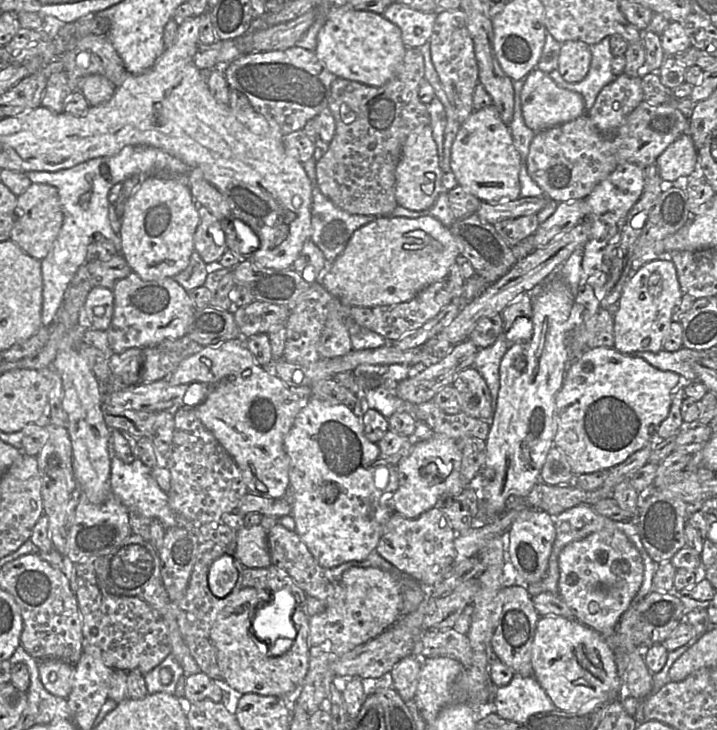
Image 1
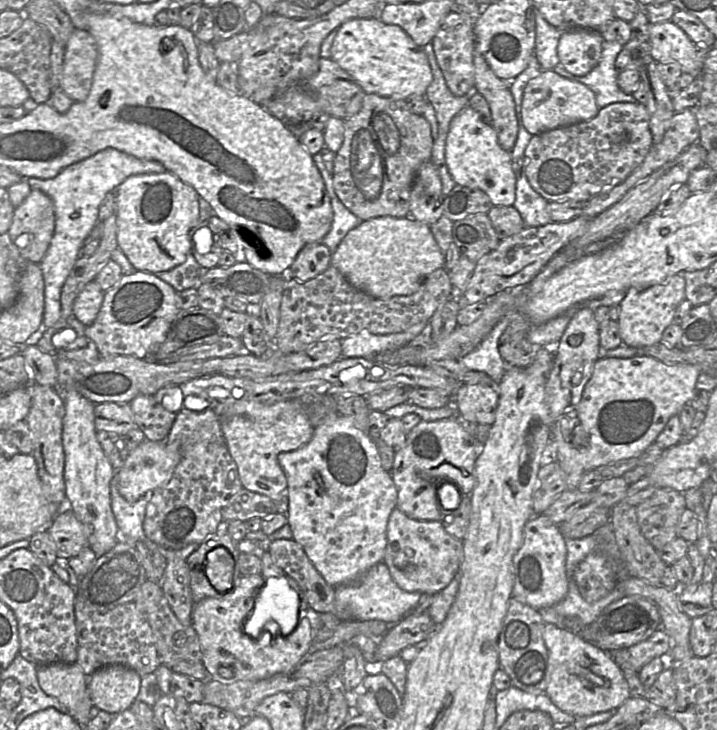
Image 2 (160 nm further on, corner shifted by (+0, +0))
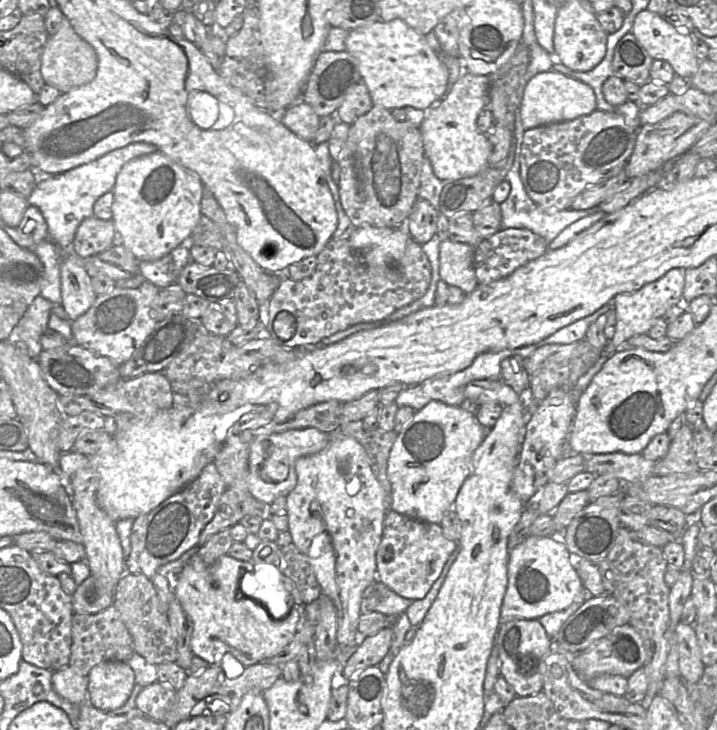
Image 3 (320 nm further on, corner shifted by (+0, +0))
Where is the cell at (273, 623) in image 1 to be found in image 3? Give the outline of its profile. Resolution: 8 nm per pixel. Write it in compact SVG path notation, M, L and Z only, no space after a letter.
M254 564L253 571L241 578L240 591L260 600L275 619L283 619L290 613L291 601L284 585L283 572L273 564Z

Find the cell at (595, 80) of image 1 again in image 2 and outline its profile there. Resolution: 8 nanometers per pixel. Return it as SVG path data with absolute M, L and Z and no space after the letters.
M604 40L599 62L584 76L571 74L560 63L552 70L562 77L589 87L595 94L596 104L599 109L617 102L637 103L636 99L631 94L623 92L617 83L618 72L615 68L615 60L623 46L623 44L616 41Z

